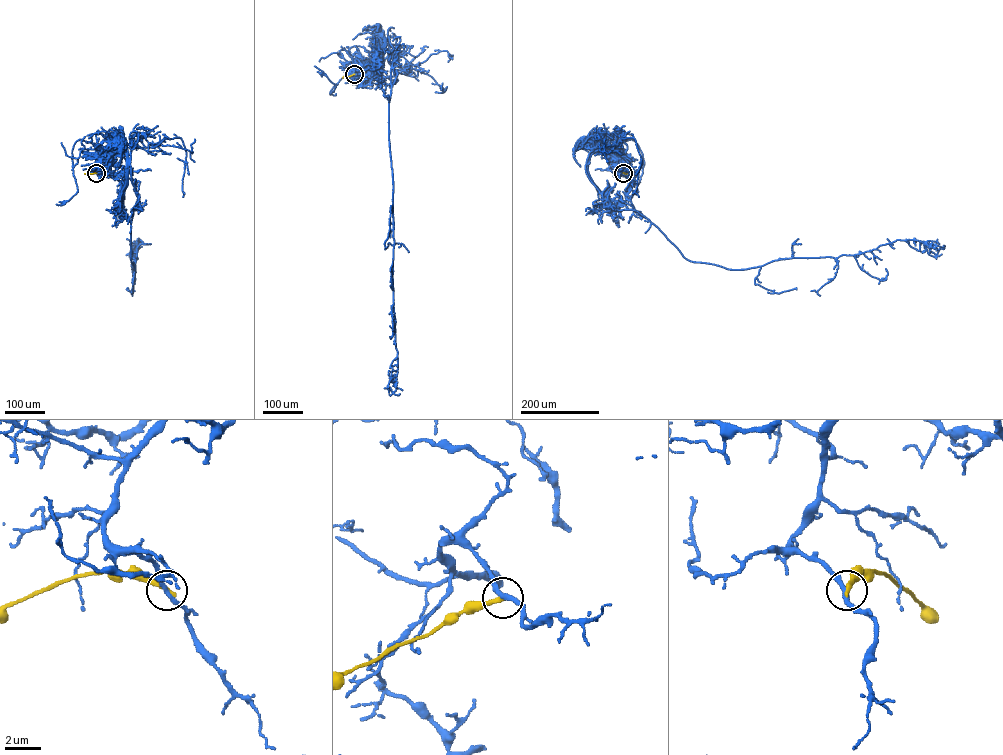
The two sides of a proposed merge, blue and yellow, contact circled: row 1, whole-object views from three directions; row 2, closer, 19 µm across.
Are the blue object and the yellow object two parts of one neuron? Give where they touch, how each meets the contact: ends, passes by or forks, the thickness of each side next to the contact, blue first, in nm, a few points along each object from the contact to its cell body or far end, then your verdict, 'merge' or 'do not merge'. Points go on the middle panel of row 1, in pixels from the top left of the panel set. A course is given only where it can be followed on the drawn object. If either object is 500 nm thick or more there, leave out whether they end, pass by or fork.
place (354, 74); blue passes by; yellow ends; calibres 240 and 300 nm; course blue (354, 74), (366, 77), (371, 70), (373, 78), (379, 67); course yellow (354, 74), (342, 78); do not merge

